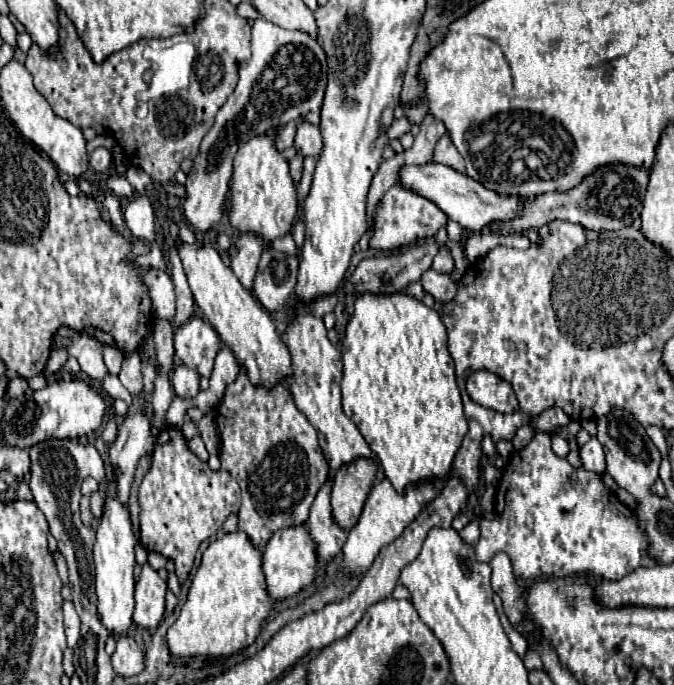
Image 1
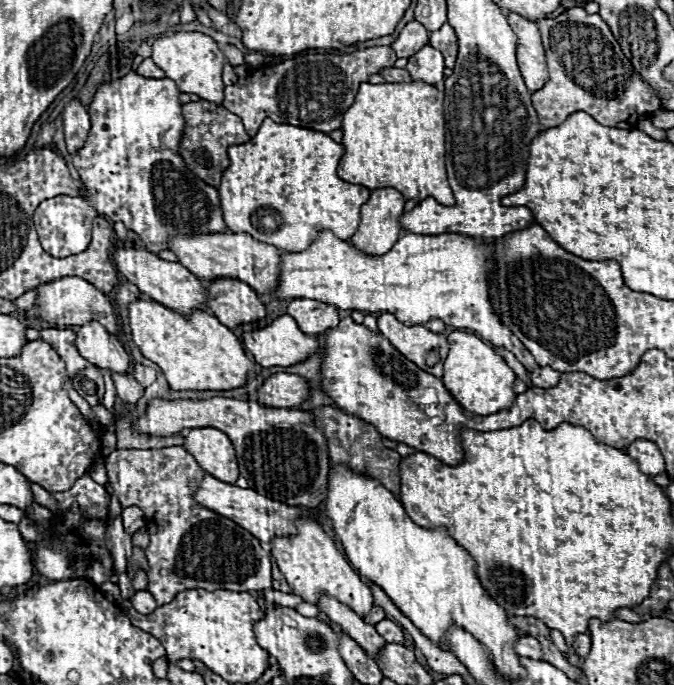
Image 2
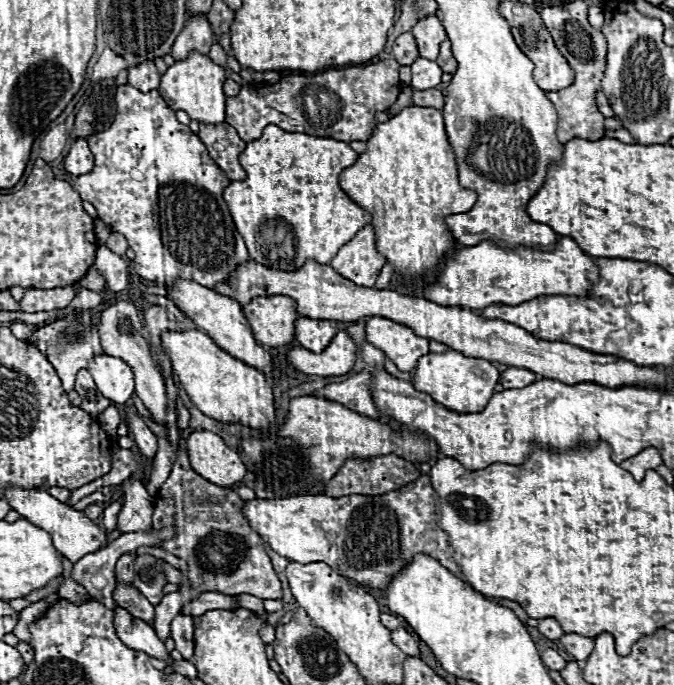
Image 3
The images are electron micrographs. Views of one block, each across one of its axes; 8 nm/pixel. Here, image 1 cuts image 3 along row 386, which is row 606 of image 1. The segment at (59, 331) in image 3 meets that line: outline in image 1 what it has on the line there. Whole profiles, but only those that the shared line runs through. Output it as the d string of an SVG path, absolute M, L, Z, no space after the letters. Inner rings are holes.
M72 602L64 604L64 626L66 626L66 636L68 636L68 646L74 648L80 638L80 618Z

